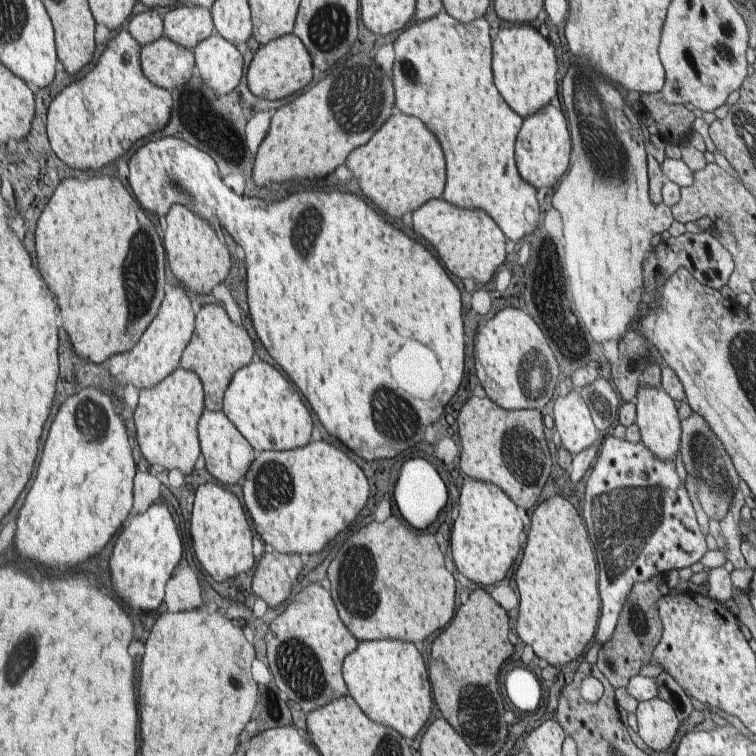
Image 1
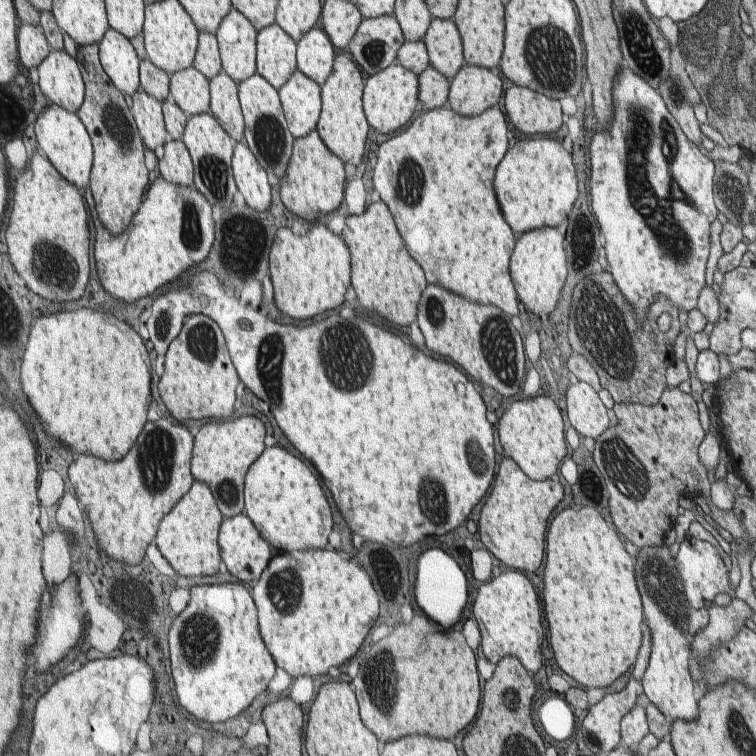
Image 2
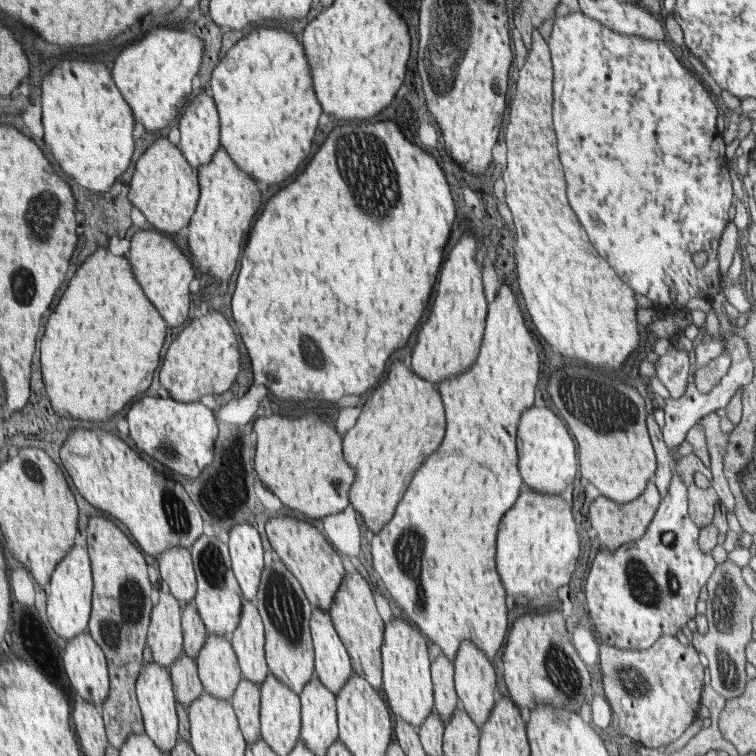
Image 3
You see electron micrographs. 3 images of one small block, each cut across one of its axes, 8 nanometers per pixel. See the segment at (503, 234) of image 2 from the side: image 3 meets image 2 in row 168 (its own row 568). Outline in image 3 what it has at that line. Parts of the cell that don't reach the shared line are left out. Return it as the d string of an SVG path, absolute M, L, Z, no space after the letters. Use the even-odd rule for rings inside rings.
M502 283L497 297L490 303L489 320L477 362L458 378L447 378L440 384L445 416L450 416L450 432L446 432L442 448L438 448L438 452L434 452L434 456L418 470L414 484L409 486L410 492L407 490L402 504L398 504L394 520L369 535L372 566L384 588L404 612L406 620L413 620L434 641L434 650L441 650L452 663L463 640L476 644L490 660L494 660L508 632L504 587L494 558L497 554L496 534L500 520L517 502L522 488L517 428L522 413L534 404L538 376L540 368L534 340L524 324L516 296Z

